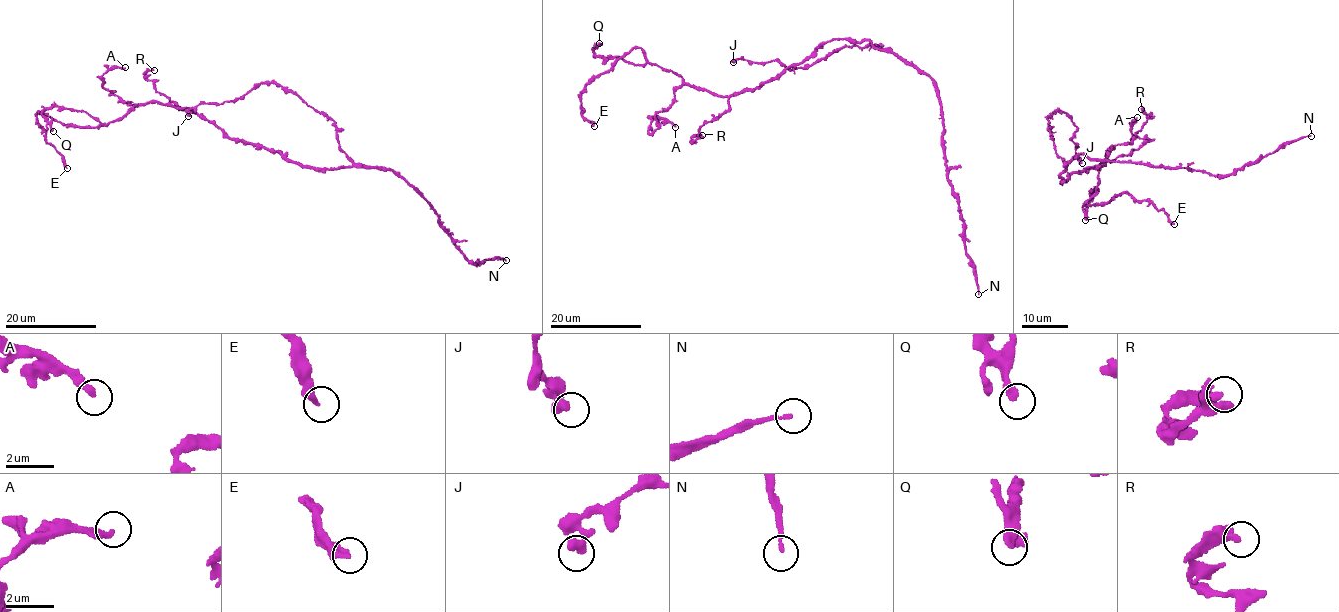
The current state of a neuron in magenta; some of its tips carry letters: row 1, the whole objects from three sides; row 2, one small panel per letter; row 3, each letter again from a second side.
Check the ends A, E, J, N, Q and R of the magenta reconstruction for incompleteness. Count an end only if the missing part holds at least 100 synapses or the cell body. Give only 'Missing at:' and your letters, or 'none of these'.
Missing at: N

